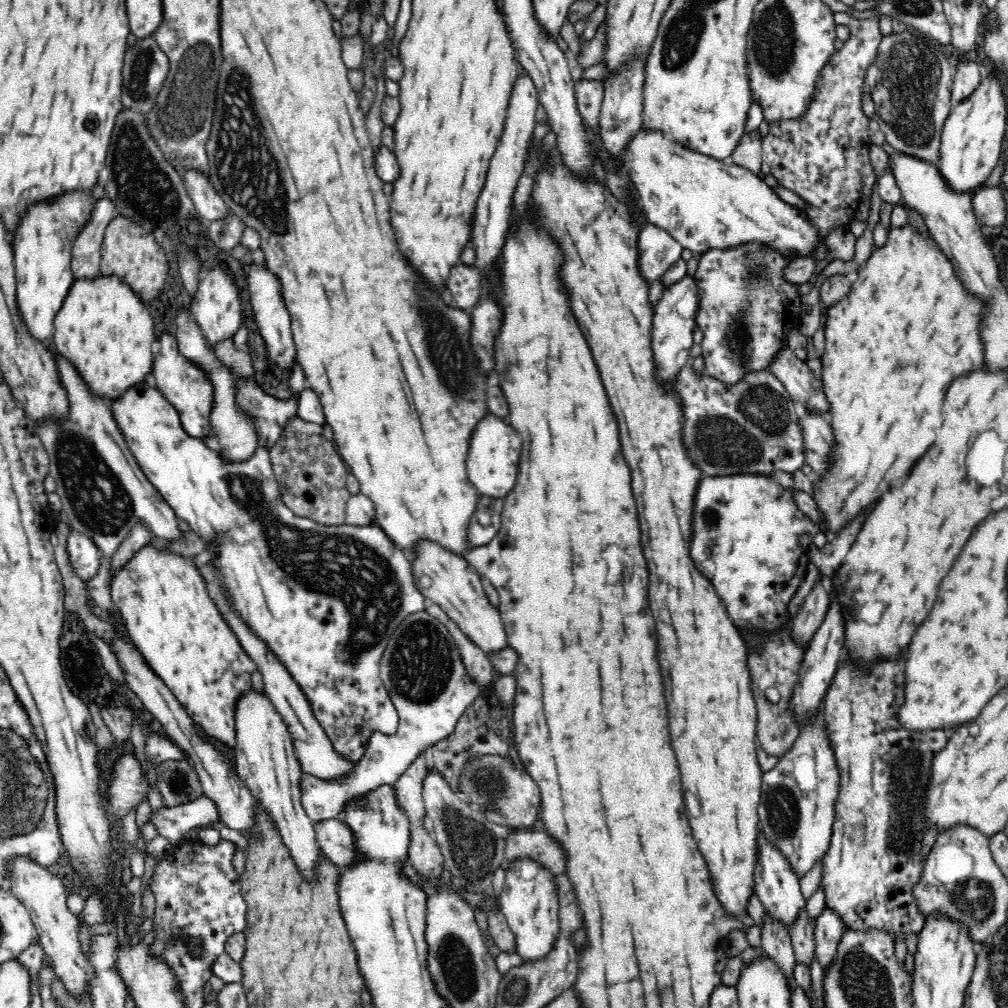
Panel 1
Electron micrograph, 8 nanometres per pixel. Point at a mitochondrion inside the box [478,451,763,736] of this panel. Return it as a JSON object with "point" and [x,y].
{"point":[713,516]}

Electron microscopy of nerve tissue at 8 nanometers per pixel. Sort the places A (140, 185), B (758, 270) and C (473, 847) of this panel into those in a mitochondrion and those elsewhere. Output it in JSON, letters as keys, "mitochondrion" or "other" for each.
{"A":"mitochondrion","B":"mitochondrion","C":"mitochondrion"}

